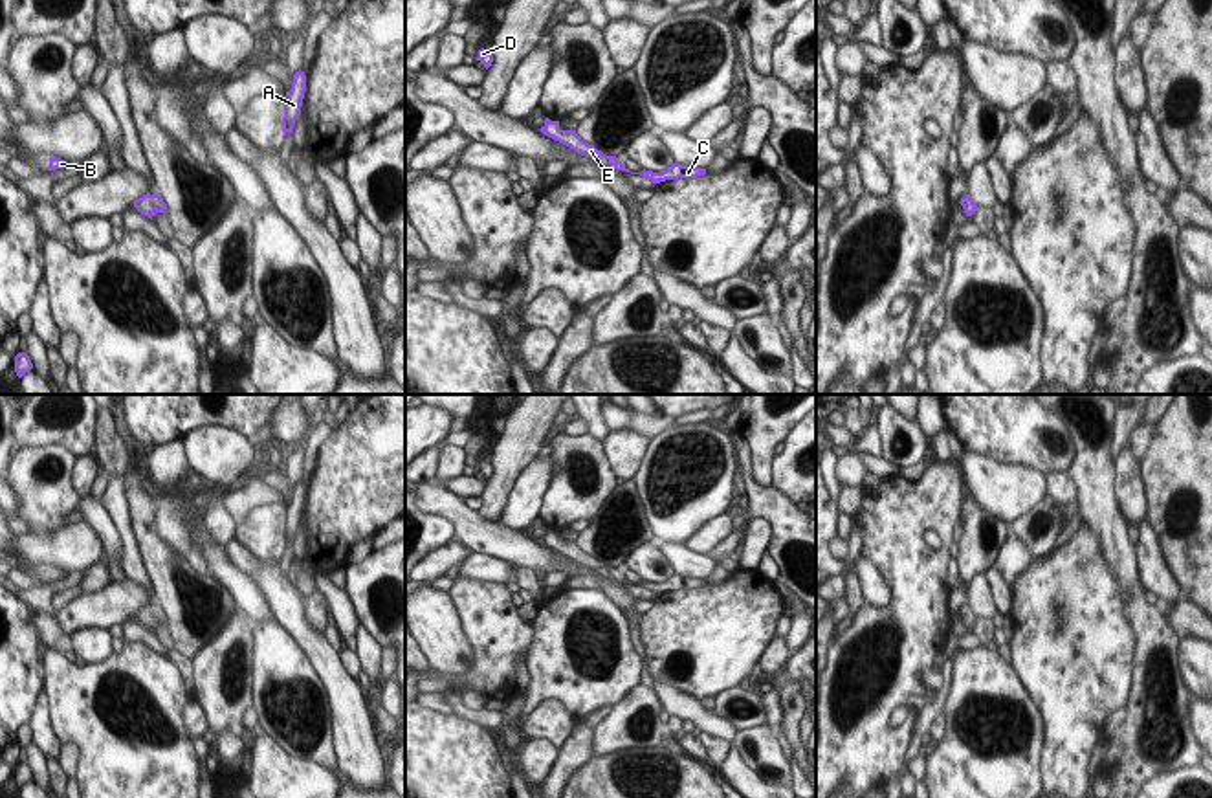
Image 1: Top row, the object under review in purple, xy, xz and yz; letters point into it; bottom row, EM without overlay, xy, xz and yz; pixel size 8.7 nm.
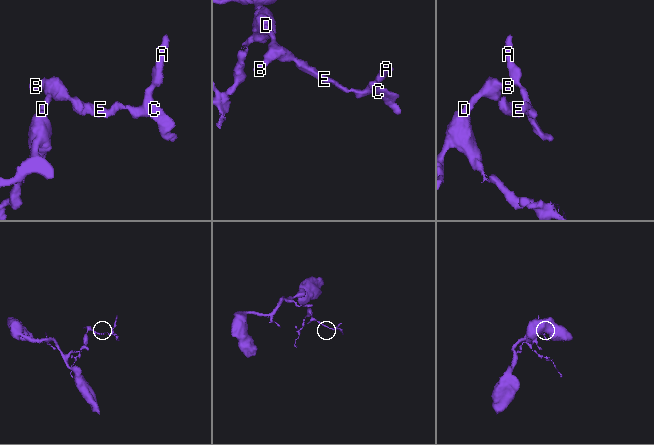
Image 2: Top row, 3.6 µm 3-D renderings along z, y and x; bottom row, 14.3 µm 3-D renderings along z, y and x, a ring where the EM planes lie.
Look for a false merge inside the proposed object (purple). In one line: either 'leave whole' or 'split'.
leave whole

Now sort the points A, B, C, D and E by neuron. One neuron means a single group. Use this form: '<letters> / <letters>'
A B C D E

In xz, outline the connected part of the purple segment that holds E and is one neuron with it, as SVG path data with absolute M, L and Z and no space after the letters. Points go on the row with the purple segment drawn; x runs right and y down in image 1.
M548 117L545 119L545 125L541 127L541 132L567 147L570 147L572 150L585 154L592 160L600 160L600 158L607 158L611 167L614 167L616 171L625 171L631 172L625 163L622 163L616 156L607 156L601 150L598 150L594 145L589 145L587 141L583 141L576 130L561 130L559 128L559 121L550 121Z

